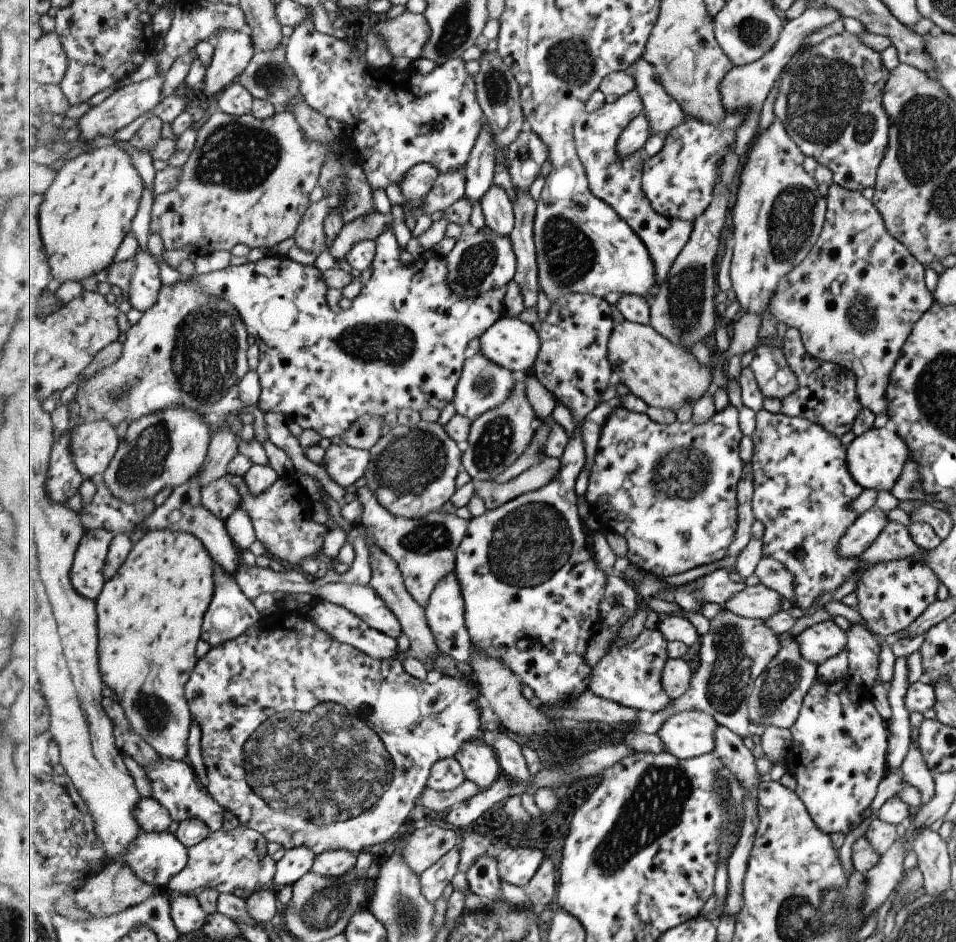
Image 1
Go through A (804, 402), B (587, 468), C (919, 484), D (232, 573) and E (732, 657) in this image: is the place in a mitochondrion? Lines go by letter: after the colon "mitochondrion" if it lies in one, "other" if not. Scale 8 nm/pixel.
A: mitochondrion
B: other
C: other
D: other
E: mitochondrion

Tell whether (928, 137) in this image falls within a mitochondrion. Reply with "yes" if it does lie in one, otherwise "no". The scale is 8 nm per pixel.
yes

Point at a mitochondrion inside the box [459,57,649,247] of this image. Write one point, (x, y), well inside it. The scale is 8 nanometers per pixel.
(497, 87)

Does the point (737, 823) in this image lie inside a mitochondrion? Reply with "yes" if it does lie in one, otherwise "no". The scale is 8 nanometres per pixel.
no

